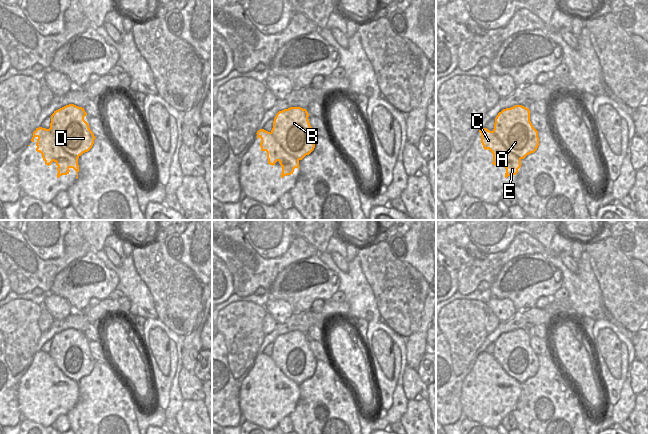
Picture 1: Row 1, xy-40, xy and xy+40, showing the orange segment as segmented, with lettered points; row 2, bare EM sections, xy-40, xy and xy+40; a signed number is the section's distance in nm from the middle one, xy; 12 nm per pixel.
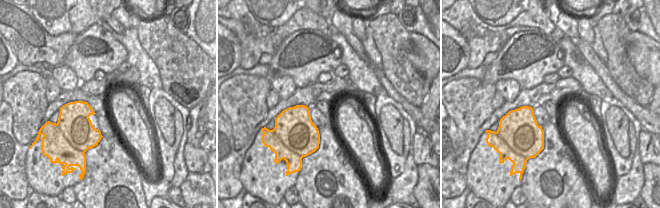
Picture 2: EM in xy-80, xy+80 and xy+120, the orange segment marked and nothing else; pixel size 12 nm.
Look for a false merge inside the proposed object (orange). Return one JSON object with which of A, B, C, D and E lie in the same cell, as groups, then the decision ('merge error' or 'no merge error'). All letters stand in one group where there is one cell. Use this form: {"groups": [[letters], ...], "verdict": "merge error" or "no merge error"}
{"groups": [["A", "B", "C", "D", "E"]], "verdict": "no merge error"}

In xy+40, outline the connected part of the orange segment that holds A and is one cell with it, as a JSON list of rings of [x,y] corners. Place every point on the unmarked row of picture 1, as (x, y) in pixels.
[[[522,329],[503,333],[496,340],[492,355],[482,352],[479,356],[483,372],[493,378],[492,388],[504,386],[505,402],[516,399],[521,384],[539,370],[538,355],[530,345],[530,334]]]

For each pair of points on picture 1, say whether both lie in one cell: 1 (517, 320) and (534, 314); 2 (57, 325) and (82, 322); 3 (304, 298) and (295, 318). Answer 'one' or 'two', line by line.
1: one
2: one
3: two

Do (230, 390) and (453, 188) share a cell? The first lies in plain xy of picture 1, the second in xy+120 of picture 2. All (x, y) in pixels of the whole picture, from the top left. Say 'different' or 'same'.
different

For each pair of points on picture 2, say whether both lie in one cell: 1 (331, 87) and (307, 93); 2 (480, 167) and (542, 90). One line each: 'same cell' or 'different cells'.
1: same cell
2: different cells

